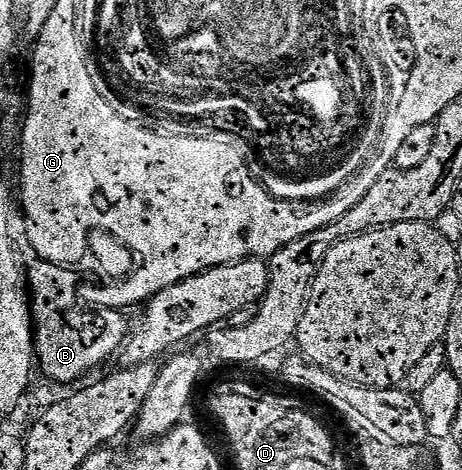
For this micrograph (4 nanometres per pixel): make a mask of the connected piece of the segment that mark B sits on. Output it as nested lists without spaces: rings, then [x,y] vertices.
[[[35,262],[35,265],[25,272],[25,284],[33,293],[33,331],[35,334],[35,359],[37,361],[38,371],[44,372],[51,380],[56,380],[59,384],[71,384],[74,380],[79,380],[82,376],[90,374],[94,368],[99,368],[123,343],[127,340],[127,331],[130,330],[131,324],[126,320],[122,311],[113,308],[104,308],[94,318],[92,318],[84,329],[79,332],[72,332],[71,325],[61,324],[61,318],[71,318],[69,314],[69,306],[81,306],[81,304],[67,304],[67,300],[63,300],[61,296],[65,294],[81,294],[81,284],[74,276],[70,267],[62,264],[49,264],[46,262]]]

